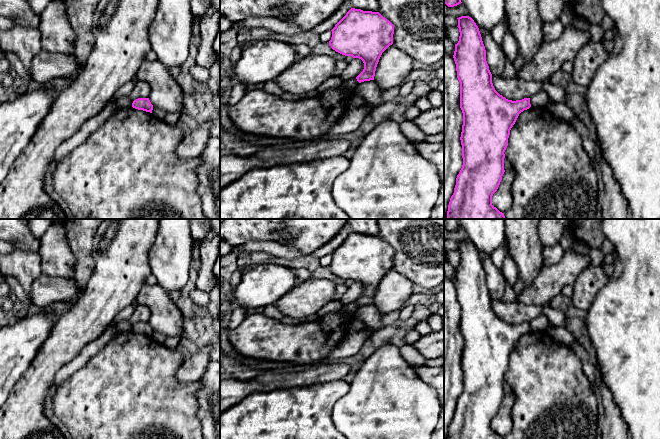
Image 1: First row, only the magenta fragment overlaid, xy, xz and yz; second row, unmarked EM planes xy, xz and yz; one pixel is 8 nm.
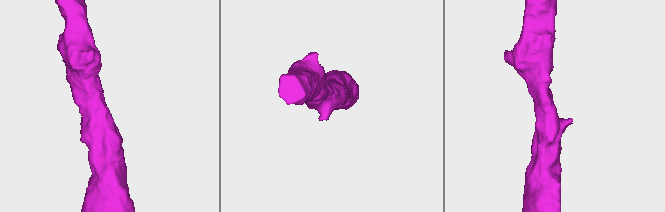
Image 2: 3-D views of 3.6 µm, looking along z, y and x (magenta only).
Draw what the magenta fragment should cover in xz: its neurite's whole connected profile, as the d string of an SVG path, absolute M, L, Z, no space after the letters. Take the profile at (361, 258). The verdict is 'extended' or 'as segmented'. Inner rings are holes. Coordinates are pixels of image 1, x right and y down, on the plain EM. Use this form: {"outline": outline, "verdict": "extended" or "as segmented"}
{"outline": "M351 232L331 254L329 269L336 276L359 282L364 287L363 295L356 301L359 307L374 304L375 295L382 277L393 268L394 249L379 236Z", "verdict": "as segmented"}

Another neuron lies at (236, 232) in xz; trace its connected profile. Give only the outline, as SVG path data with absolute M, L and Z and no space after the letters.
M224 219L220 223L220 241L236 247L248 241L276 241L284 244L279 232L284 219Z

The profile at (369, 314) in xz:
M374 304L361 306L355 313L355 319L374 330L382 328L381 317L382 315Z

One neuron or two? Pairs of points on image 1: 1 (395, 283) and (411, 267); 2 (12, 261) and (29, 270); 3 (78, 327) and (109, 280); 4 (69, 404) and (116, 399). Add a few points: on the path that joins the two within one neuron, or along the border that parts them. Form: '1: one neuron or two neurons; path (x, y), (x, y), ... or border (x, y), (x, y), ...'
1: two neurons; border (392, 268), (415, 284)
2: one neuron; path (16, 264), (25, 266)
3: one neuron; path (90, 315), (108, 292)
4: one neuron; path (81, 403), (104, 403)

